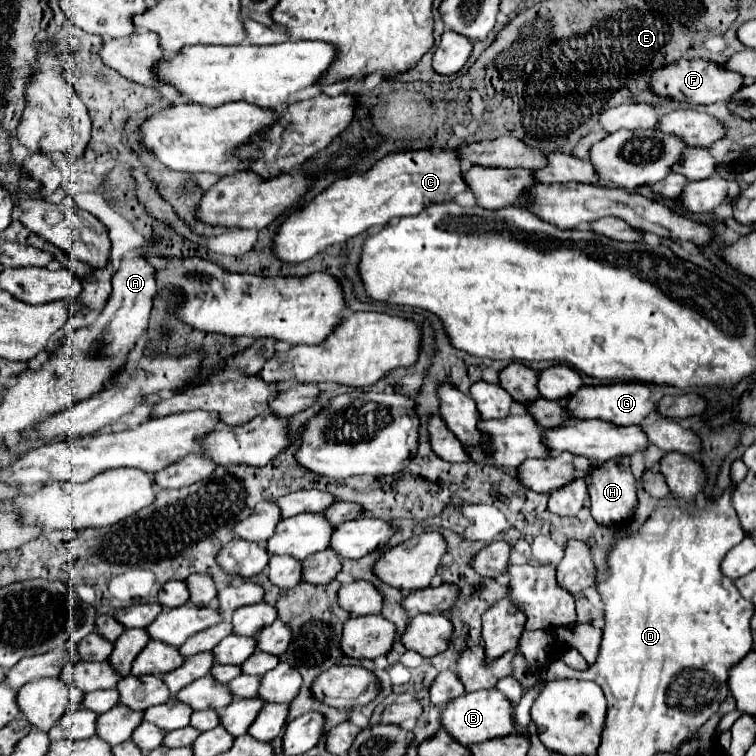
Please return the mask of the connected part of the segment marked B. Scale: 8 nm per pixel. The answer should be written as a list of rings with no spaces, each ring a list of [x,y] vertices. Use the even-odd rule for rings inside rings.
[[[486,689],[476,693],[466,693],[446,705],[442,711],[442,725],[444,729],[462,745],[482,743],[496,737],[506,737],[514,731],[514,717],[512,717],[514,705],[504,697],[498,689]]]

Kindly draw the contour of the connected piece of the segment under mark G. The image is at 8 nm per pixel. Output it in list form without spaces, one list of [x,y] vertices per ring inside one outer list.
[[[610,383],[610,385],[602,385],[602,387],[584,385],[574,397],[568,397],[568,409],[578,419],[602,419],[602,421],[610,421],[616,425],[640,425],[646,417],[654,415],[654,403],[650,403],[648,397],[650,397],[650,389],[642,383]]]

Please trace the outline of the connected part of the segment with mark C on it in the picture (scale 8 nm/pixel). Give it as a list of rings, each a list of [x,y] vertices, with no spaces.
[[[416,149],[396,151],[376,161],[368,171],[354,173],[338,179],[324,193],[316,195],[308,207],[292,213],[276,233],[276,253],[282,261],[300,263],[322,249],[344,243],[350,237],[368,231],[370,227],[384,227],[392,219],[406,215],[418,215],[430,203],[454,201],[458,193],[468,191],[462,179],[460,155],[444,149]]]

